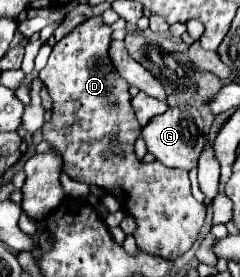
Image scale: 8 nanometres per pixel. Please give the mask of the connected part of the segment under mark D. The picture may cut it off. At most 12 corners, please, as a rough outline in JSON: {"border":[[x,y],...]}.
{"border":[[93,17],[39,79],[63,171],[113,193],[137,247],[191,249],[189,173],[133,153],[141,125]]}

